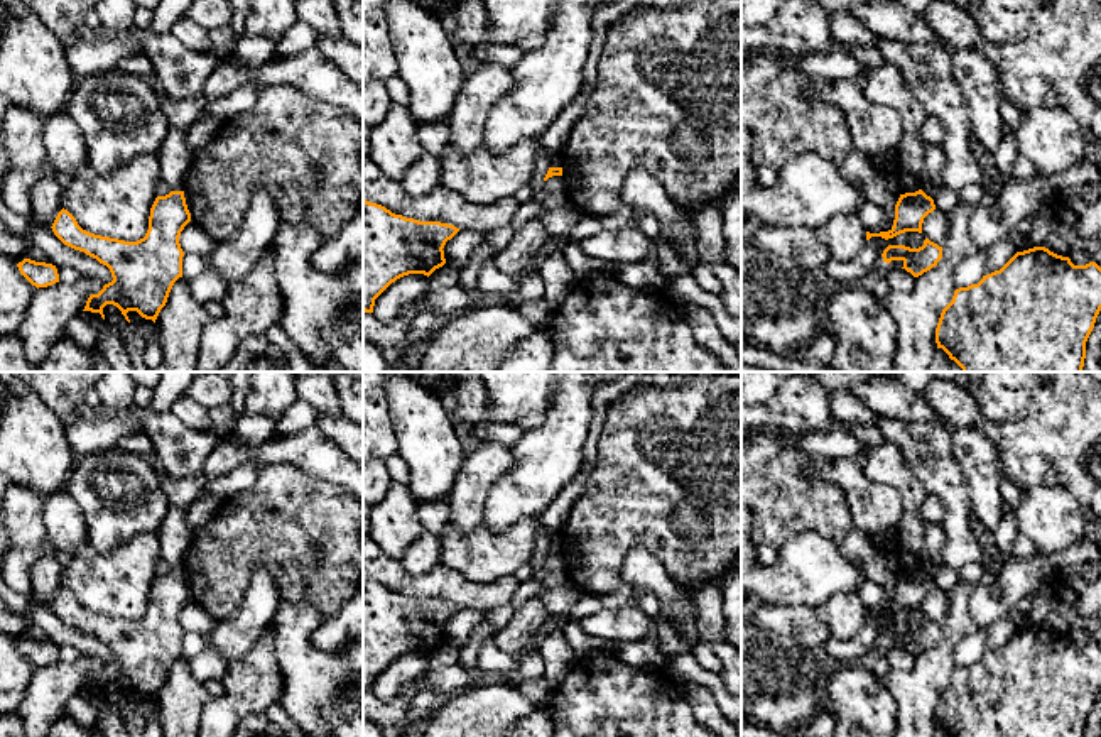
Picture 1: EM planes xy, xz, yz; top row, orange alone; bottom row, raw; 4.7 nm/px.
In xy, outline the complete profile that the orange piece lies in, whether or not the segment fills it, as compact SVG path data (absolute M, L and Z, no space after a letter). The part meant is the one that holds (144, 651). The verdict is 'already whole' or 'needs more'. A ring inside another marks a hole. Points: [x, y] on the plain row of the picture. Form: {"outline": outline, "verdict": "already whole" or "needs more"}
{"outline": "M184 570L155 576L149 609L137 620L89 612L62 587L51 605L54 614L106 644L113 656L98 673L88 676L83 690L100 691L105 698L103 686L113 683L128 702L128 690L155 702L174 661L182 656L184 631L179 615L189 600Z", "verdict": "already whole"}

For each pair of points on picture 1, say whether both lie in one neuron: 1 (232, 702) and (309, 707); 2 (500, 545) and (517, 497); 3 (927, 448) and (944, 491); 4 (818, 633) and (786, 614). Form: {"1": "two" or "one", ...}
{"1": "two", "2": "two", "3": "one", "4": "one"}

